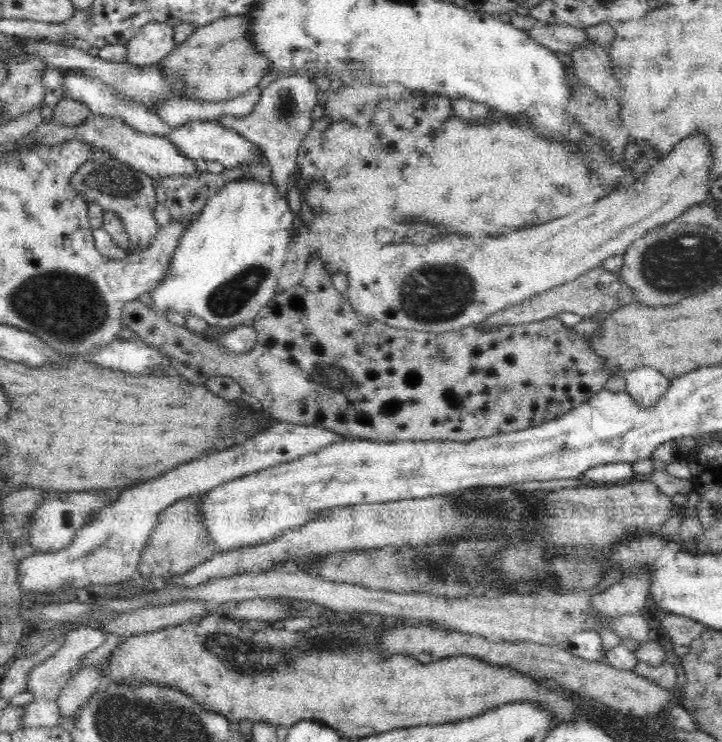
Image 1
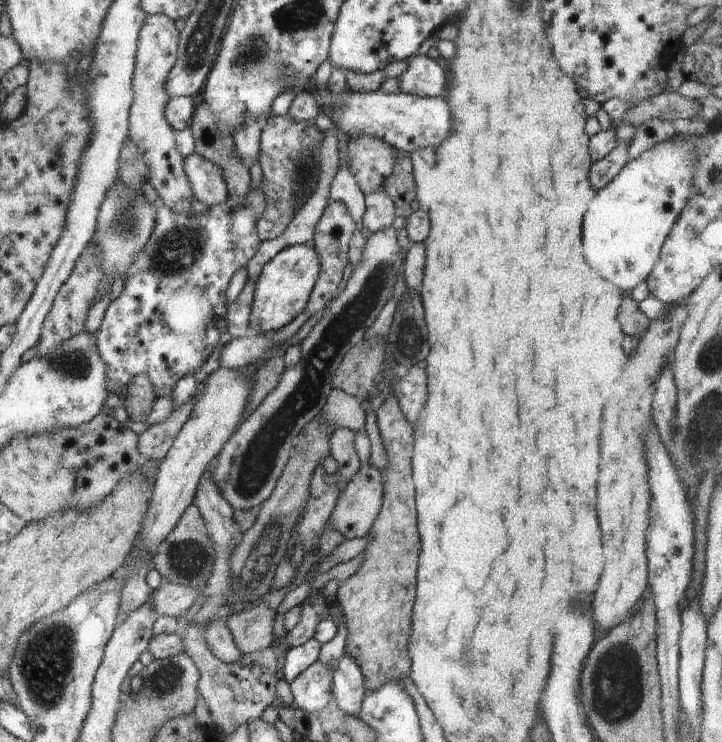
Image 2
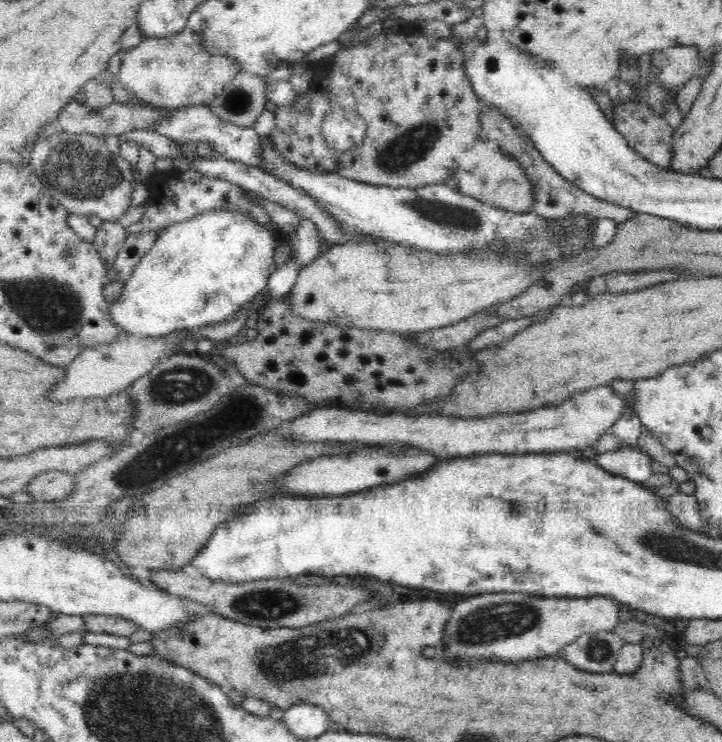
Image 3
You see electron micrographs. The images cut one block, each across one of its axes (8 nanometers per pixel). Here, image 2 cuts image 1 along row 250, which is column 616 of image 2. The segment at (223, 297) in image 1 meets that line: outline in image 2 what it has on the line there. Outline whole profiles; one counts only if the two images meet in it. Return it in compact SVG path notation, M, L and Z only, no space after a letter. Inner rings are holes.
M673 136L628 161L622 170L604 188L598 189L592 200L588 202L588 210L582 222L584 258L608 282L622 288L622 291L633 290L638 284L646 282L652 272L653 266L659 259L662 245L668 239L670 229L690 198L696 160L698 160L698 150L694 150L692 142L676 140Z

